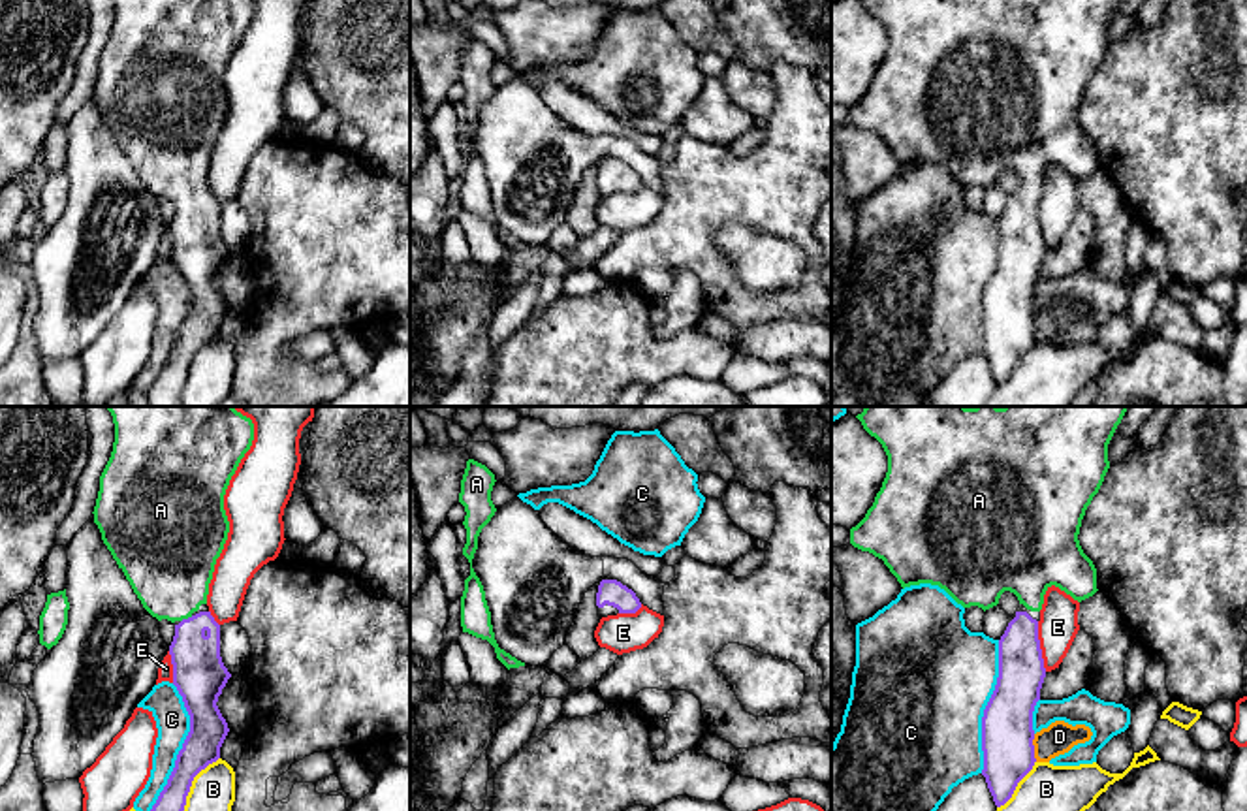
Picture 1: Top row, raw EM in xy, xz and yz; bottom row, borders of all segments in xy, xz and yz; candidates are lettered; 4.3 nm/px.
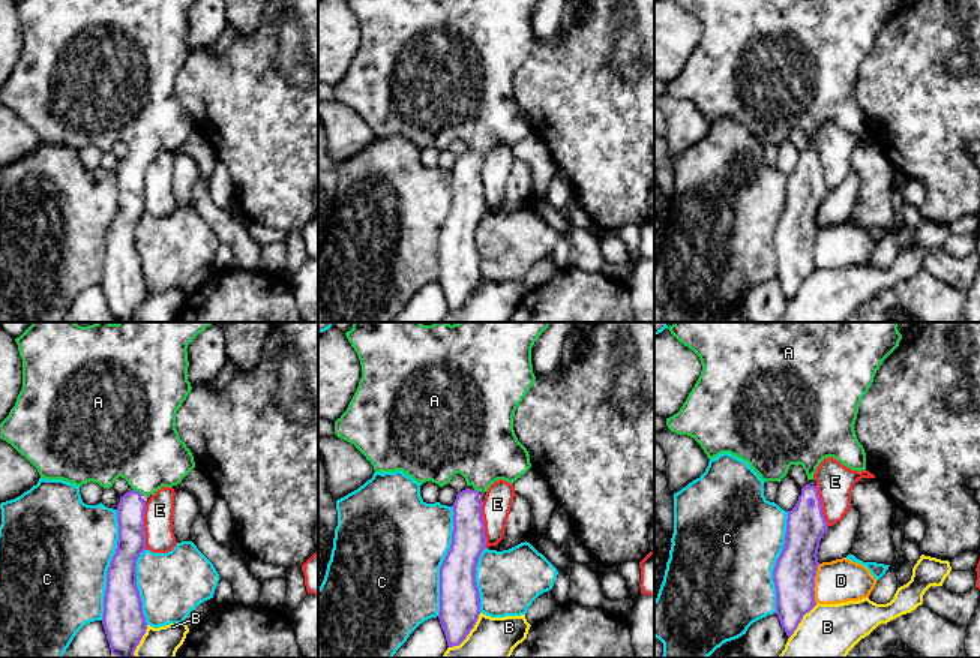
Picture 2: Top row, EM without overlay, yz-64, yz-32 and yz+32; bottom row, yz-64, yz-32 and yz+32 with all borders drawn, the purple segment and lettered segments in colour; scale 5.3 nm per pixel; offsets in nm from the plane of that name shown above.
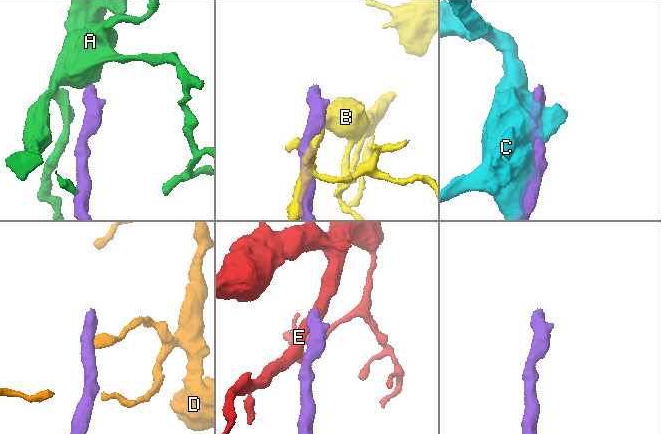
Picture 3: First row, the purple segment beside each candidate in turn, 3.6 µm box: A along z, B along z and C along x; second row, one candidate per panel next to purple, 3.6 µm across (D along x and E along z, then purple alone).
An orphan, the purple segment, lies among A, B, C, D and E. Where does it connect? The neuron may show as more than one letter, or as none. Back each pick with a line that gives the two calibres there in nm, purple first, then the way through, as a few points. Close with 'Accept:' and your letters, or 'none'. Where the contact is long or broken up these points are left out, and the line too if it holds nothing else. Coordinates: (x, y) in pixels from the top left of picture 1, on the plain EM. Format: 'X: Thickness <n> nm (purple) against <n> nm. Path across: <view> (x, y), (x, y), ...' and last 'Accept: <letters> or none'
A: Thickness 220 nm (purple) against 380 nm. Path across: xy (198, 251), (189, 196), (177, 183), (170, 142)
Accept: A

